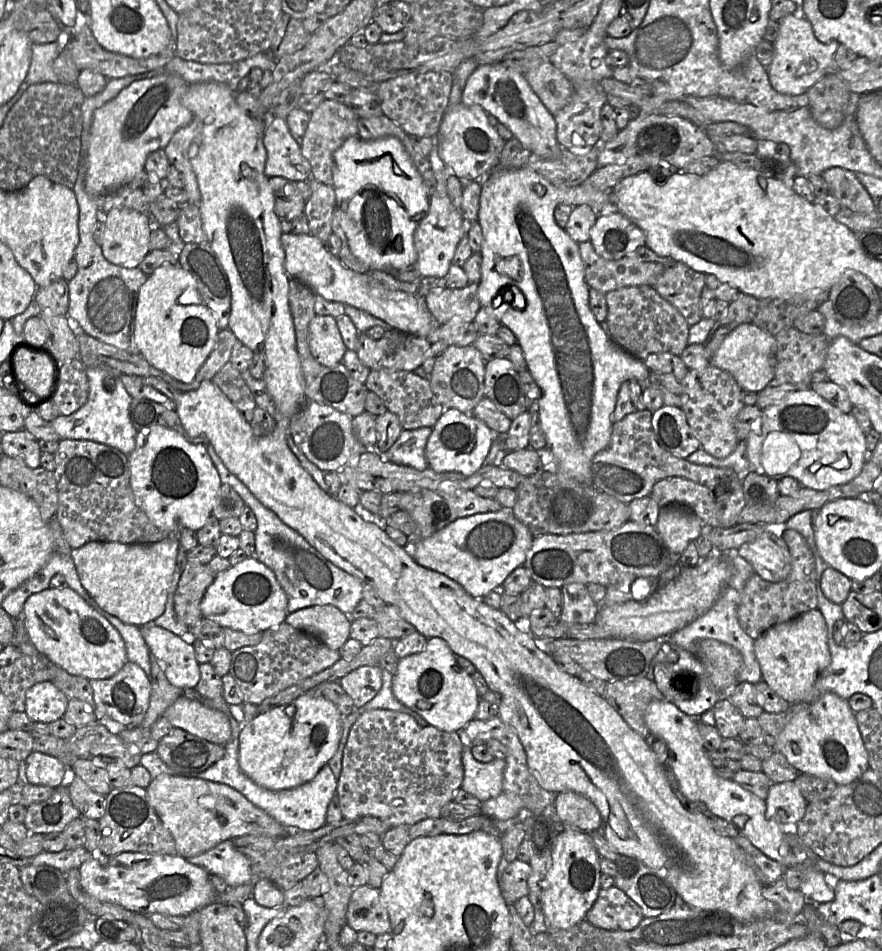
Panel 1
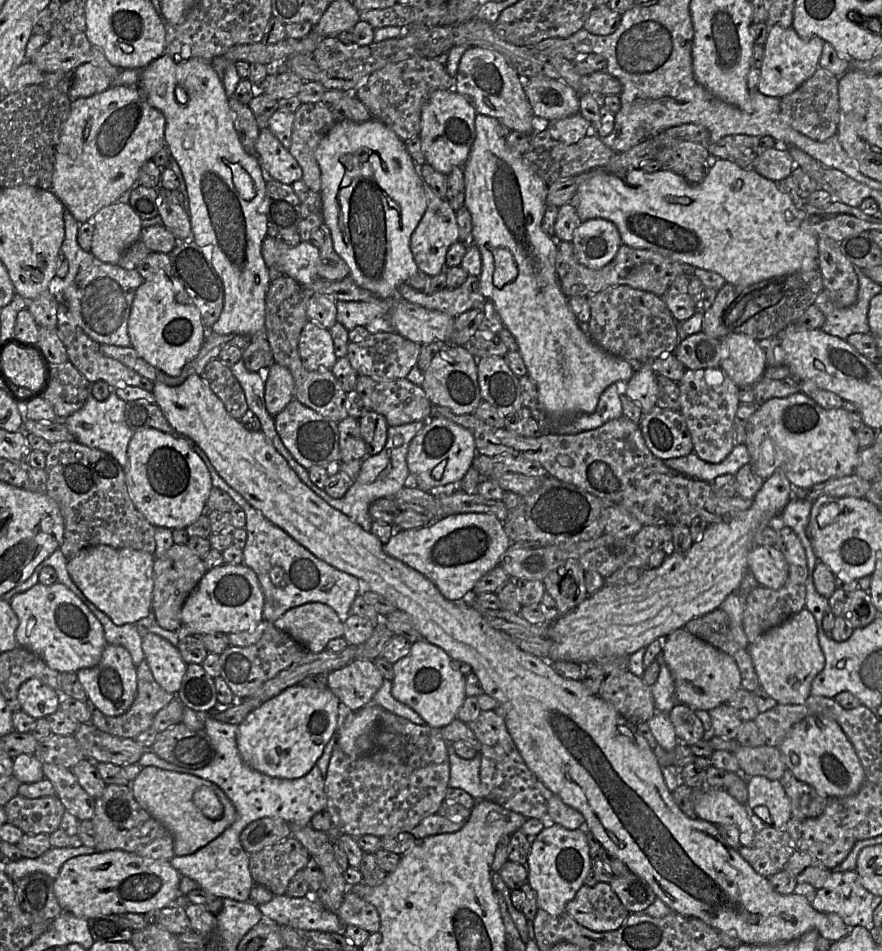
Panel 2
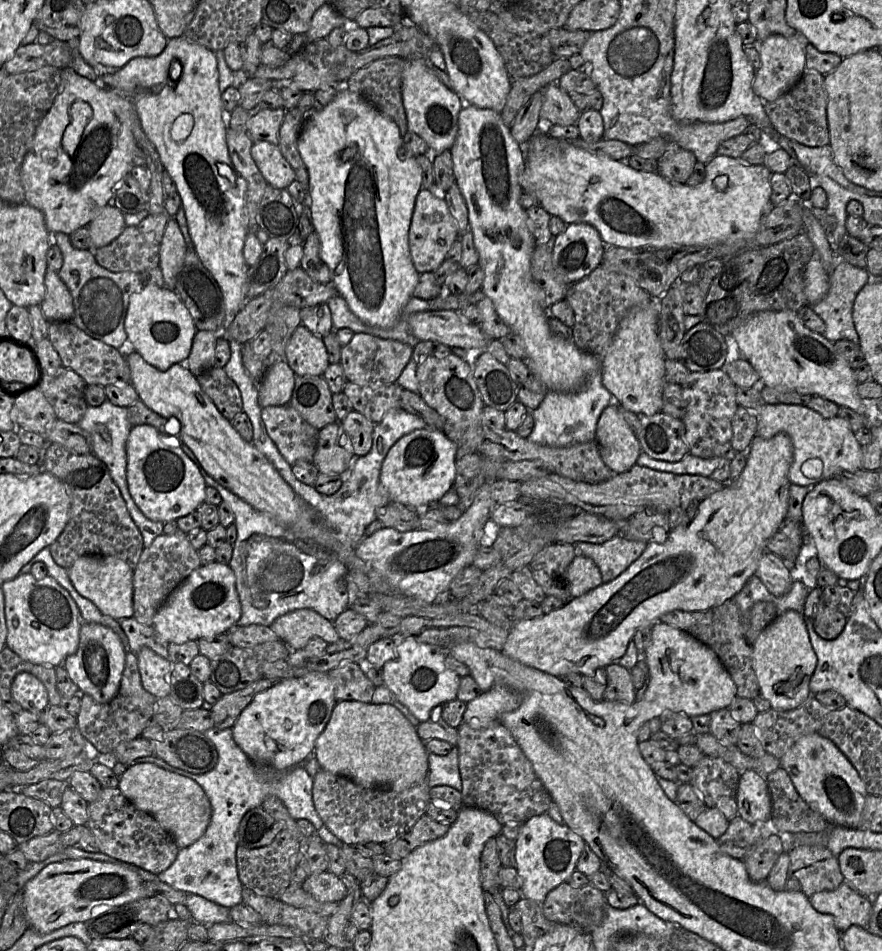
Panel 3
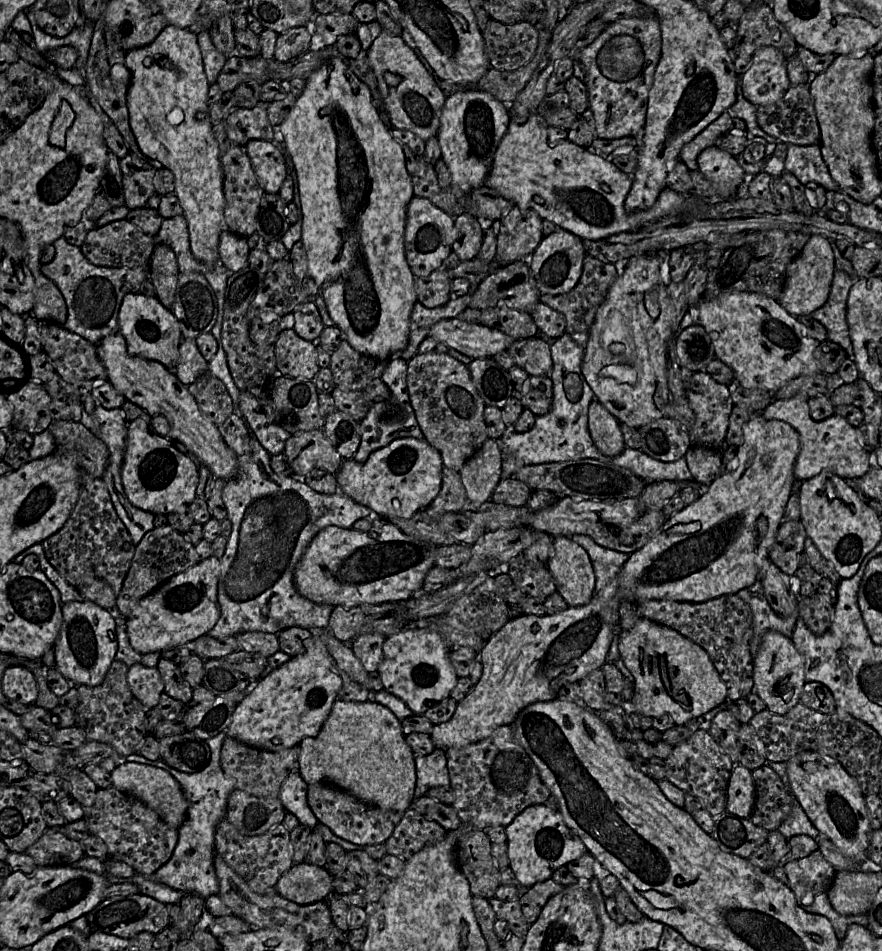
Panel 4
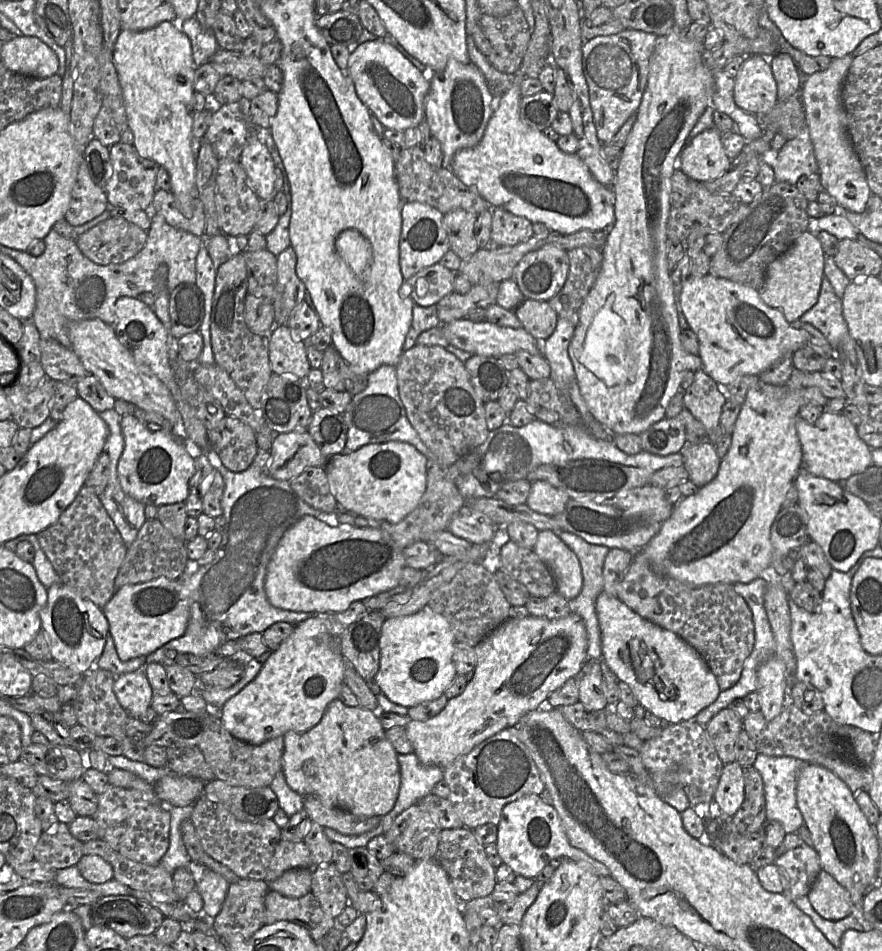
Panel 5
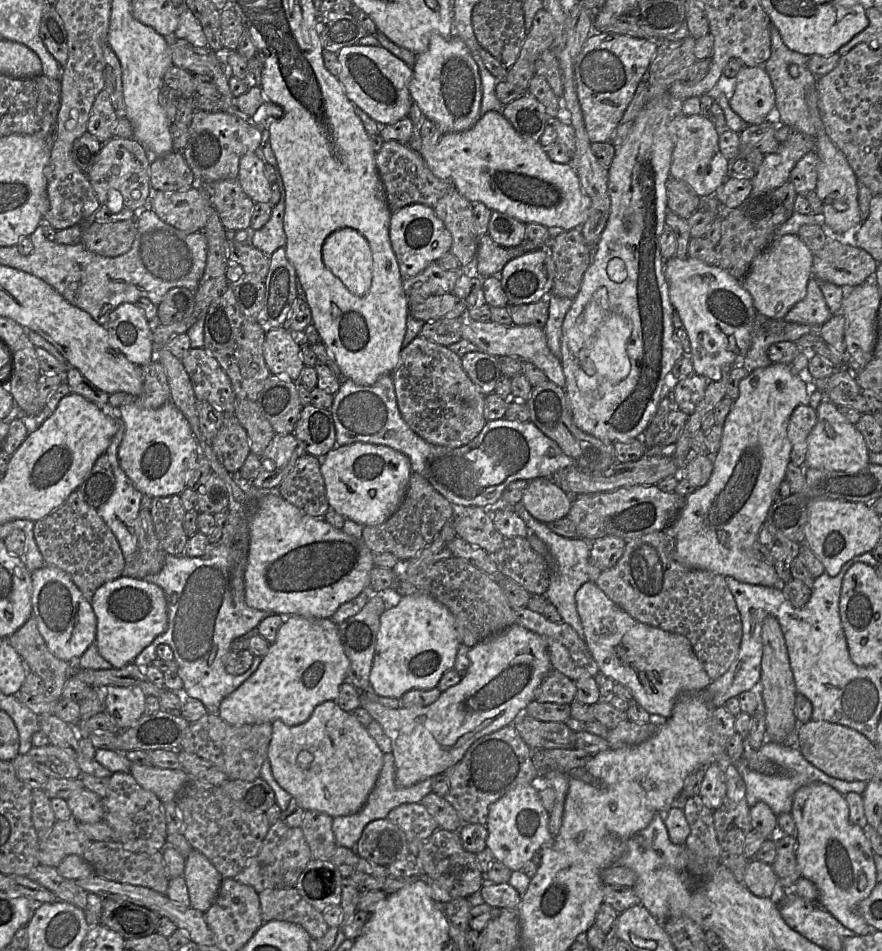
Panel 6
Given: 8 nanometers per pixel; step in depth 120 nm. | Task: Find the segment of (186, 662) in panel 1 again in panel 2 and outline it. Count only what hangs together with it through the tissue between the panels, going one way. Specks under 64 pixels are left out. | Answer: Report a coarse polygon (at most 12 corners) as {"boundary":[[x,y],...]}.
{"boundary":[[156,634],[141,638],[155,681],[176,694],[187,668],[178,648]]}

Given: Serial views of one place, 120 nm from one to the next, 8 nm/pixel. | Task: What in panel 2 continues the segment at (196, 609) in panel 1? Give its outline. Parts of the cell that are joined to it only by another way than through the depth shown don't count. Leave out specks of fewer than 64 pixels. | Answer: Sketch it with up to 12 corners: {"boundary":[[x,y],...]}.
{"boundary":[[187,544],[153,564],[152,612],[180,629],[182,606],[206,571]]}

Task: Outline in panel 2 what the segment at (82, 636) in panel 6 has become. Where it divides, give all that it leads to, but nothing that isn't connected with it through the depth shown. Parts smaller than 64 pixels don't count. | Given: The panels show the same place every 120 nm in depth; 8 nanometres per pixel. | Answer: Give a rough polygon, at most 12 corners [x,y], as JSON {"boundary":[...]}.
{"boundary":[[107,644],[76,675],[87,702],[120,716],[137,694],[130,653]]}

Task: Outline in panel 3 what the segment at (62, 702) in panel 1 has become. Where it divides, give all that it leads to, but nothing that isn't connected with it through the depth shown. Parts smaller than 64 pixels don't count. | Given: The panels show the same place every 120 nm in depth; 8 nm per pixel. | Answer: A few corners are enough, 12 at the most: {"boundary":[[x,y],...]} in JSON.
{"boundary":[[36,676],[14,677],[11,695],[23,709],[49,707],[45,686]]}

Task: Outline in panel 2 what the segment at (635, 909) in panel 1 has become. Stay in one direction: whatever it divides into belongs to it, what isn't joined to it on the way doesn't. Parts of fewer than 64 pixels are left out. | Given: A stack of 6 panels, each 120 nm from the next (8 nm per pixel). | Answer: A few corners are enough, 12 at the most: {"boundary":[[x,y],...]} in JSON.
{"boundary":[[607,883],[582,886],[565,913],[594,932],[630,913]]}

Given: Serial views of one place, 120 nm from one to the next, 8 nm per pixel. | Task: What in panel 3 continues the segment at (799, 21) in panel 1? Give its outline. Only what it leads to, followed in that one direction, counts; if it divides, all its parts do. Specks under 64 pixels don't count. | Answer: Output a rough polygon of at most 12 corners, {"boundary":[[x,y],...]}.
{"boundary":[[807,38],[760,42],[753,92],[772,102],[805,73]]}

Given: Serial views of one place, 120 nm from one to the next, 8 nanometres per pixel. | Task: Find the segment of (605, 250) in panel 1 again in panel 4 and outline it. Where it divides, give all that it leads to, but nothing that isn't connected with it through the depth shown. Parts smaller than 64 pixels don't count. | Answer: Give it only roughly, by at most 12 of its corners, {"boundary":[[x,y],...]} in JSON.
{"boundary":[[561,228],[528,258],[540,295],[579,281],[582,239]]}

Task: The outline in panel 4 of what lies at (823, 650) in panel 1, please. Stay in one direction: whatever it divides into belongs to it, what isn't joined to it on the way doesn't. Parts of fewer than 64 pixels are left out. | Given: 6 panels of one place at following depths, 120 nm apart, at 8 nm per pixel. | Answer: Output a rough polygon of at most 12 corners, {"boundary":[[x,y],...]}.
{"boundary":[[764,633],[754,693],[786,714],[800,702],[805,659],[791,638]]}

